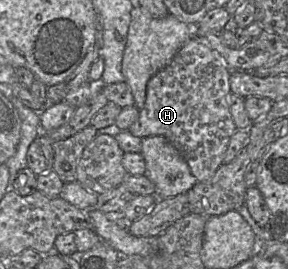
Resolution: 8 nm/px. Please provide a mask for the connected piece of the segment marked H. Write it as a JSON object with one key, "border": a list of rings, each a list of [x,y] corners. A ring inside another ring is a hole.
{"border":[[[193,36],[171,62],[149,80],[145,105],[128,132],[141,139],[149,136],[167,138],[183,156],[197,182],[209,180],[223,164],[229,141],[237,130],[228,104],[231,95],[230,73],[221,55],[206,42]]]}

